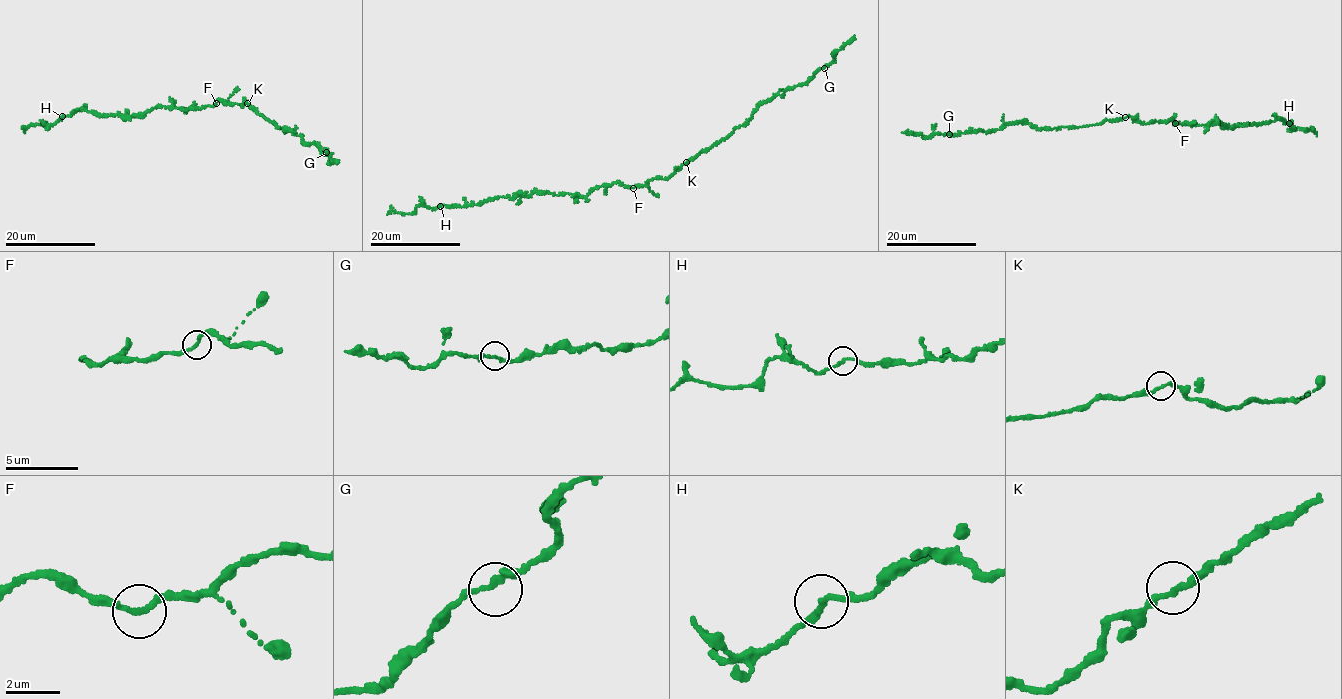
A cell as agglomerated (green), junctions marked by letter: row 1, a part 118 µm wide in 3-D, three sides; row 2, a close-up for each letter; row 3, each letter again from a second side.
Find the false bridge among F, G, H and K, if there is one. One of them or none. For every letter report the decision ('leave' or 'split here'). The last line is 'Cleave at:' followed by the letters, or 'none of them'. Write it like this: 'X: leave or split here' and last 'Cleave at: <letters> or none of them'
F: leave
G: leave
H: leave
K: leave
Cleave at: none of them

